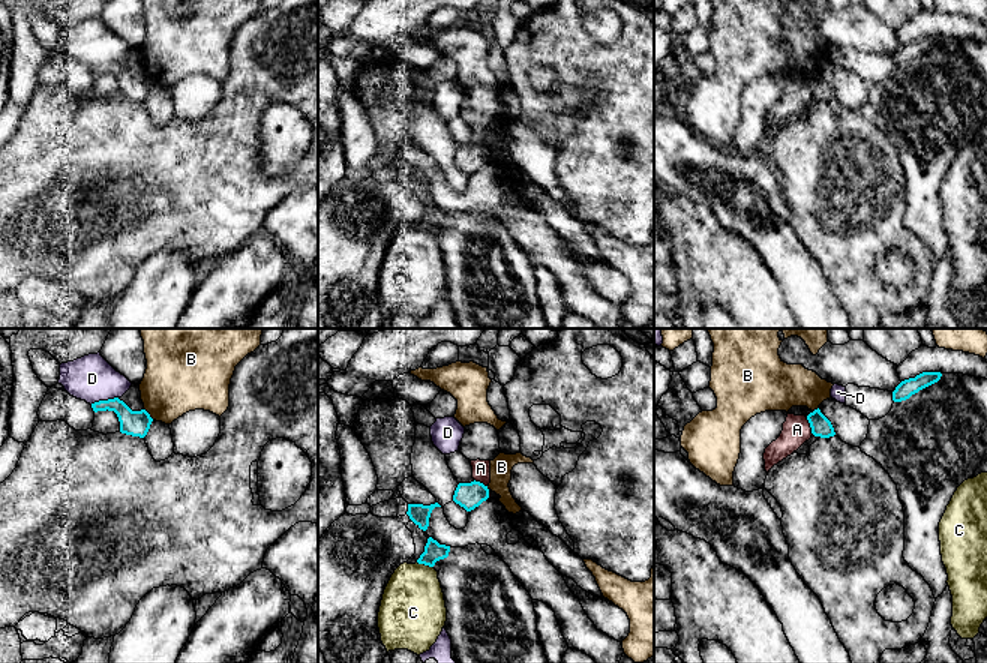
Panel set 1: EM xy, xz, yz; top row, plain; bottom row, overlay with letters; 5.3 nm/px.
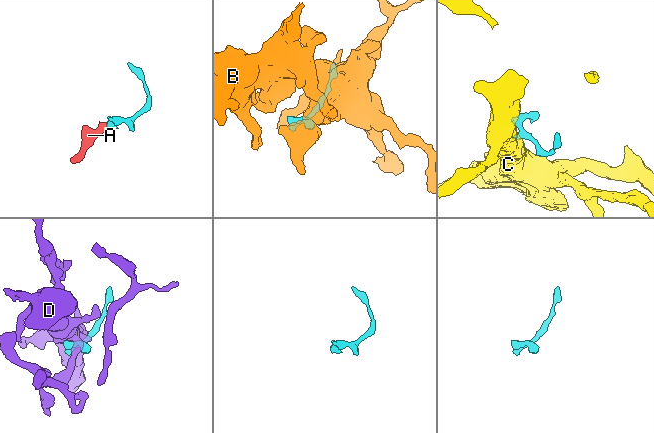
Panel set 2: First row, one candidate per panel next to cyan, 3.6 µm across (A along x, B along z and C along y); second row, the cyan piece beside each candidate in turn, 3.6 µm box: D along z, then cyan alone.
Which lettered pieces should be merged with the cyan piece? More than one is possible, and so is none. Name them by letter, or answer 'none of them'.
none of them

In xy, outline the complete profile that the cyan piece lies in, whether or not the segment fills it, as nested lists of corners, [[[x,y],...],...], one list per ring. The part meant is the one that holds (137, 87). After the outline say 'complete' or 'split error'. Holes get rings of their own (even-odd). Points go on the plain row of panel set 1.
[[[118,62],[99,64],[92,68],[94,76],[98,75],[114,75],[120,86],[120,96],[132,100],[144,102],[150,93],[153,82],[146,74],[132,75]]]; complete

